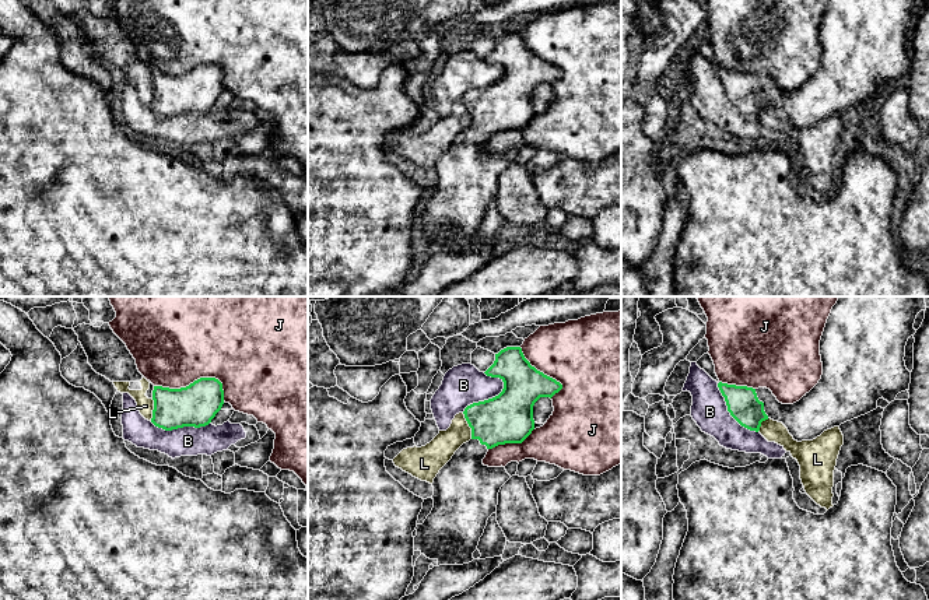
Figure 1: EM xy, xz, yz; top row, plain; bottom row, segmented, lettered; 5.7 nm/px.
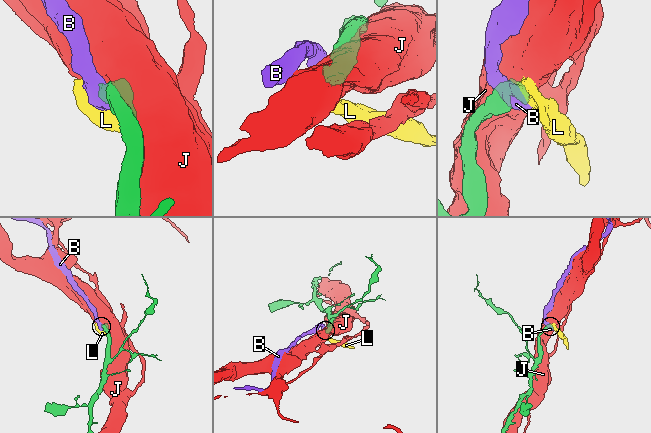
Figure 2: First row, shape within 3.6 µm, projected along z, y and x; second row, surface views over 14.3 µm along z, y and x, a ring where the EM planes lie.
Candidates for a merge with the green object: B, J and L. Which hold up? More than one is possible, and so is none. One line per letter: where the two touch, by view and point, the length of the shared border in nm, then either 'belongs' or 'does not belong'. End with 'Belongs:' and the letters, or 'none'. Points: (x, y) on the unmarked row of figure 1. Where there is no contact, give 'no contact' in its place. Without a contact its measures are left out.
B: meets green in xz at (488, 86); contact 300 nm long; does not belong
J: meets green in xy at (196, 67); contact 420 nm long; does not belong
L: meets green in xz at (469, 112); contact 160 nm long; does not belong
Belongs: none

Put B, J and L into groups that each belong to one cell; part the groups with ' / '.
B / J / L

